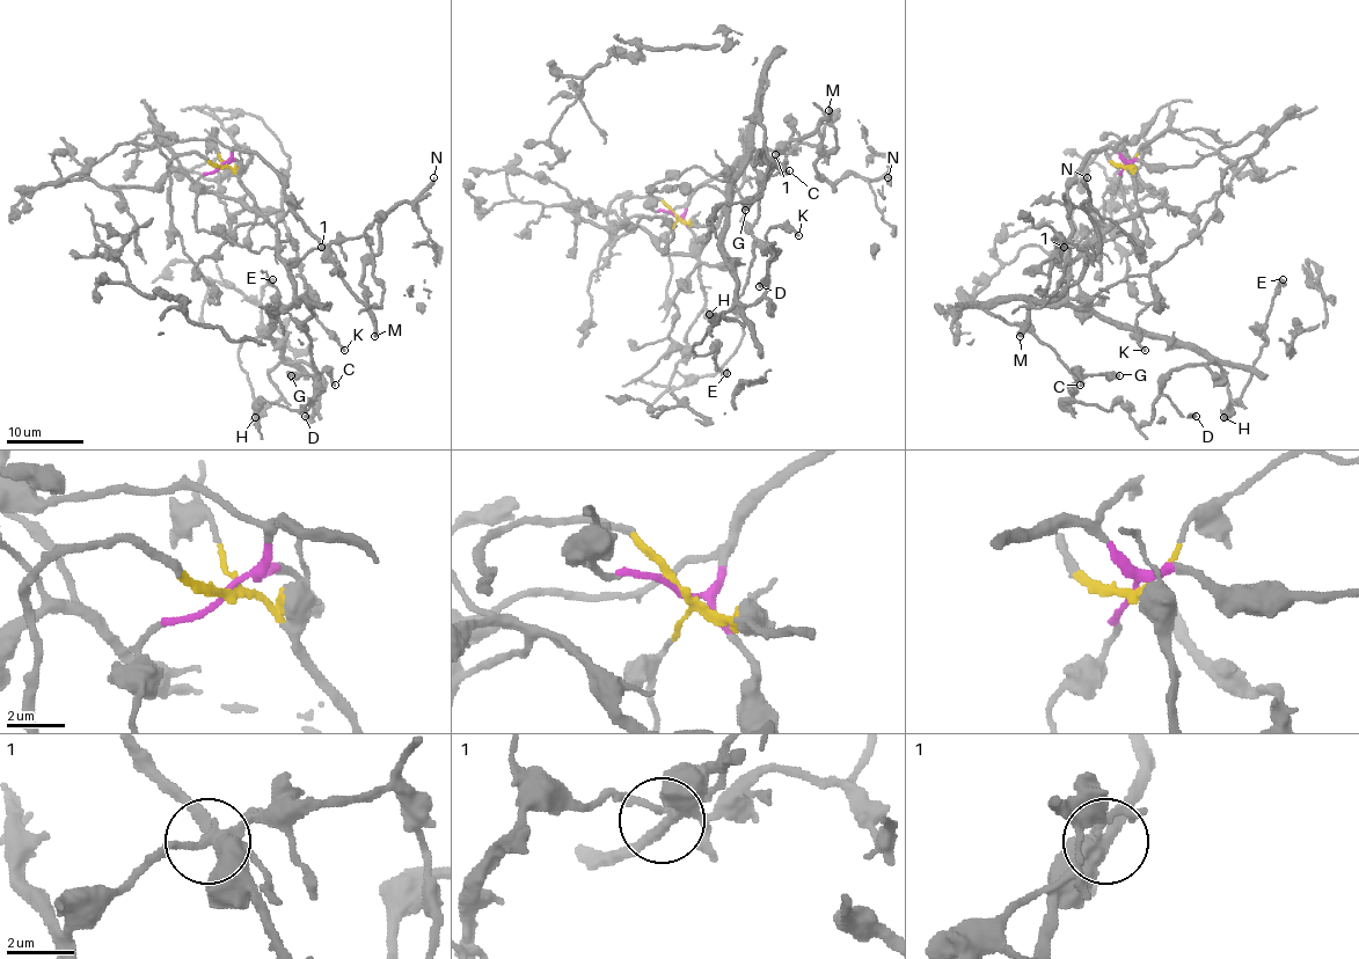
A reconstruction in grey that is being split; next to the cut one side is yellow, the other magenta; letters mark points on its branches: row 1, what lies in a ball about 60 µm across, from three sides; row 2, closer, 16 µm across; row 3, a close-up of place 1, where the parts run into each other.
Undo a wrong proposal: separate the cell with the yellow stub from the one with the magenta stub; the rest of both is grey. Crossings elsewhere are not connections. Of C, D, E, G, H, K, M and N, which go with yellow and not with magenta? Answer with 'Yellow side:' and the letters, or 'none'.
Yellow side: C, D, E, G, H, K

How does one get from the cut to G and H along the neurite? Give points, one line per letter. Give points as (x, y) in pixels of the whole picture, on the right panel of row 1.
G: (1125, 166), (1137, 206), (1072, 262), (1061, 298), (998, 300), (988, 309), (1031, 331), (1072, 373), (1119, 375)
H: (1125, 166), (1137, 210), (1112, 221), (1072, 262), (1066, 298), (1198, 346), (1224, 373), (1224, 418)

